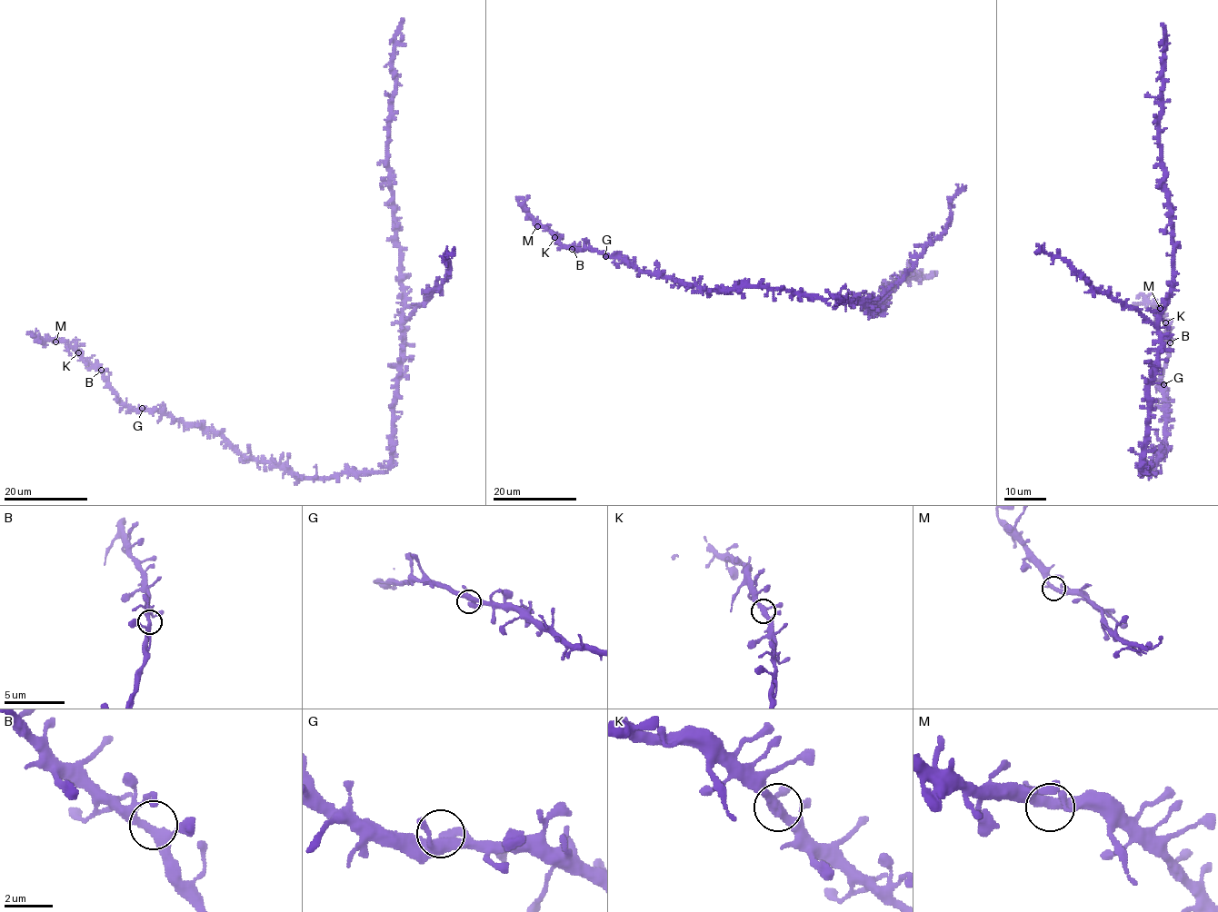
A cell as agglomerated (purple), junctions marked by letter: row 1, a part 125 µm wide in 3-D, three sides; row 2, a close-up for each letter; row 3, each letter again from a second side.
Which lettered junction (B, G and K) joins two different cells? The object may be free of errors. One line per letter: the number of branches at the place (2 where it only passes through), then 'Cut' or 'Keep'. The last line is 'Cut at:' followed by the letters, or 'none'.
B: Branches: 3. Keep
G: Branches: 2. Keep
K: Branches: 3. Keep
Cut at: none

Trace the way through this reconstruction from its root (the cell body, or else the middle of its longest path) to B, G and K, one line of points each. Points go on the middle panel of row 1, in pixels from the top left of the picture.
B: (839, 299), (828, 303), (758, 286), (703, 289), (641, 272), (620, 258), (572, 249)
G: (839, 299), (828, 303), (758, 286), (703, 289), (641, 272), (623, 259), (605, 256)
K: (839, 299), (828, 303), (758, 286), (703, 289), (641, 272), (620, 258), (565, 247), (555, 237)

